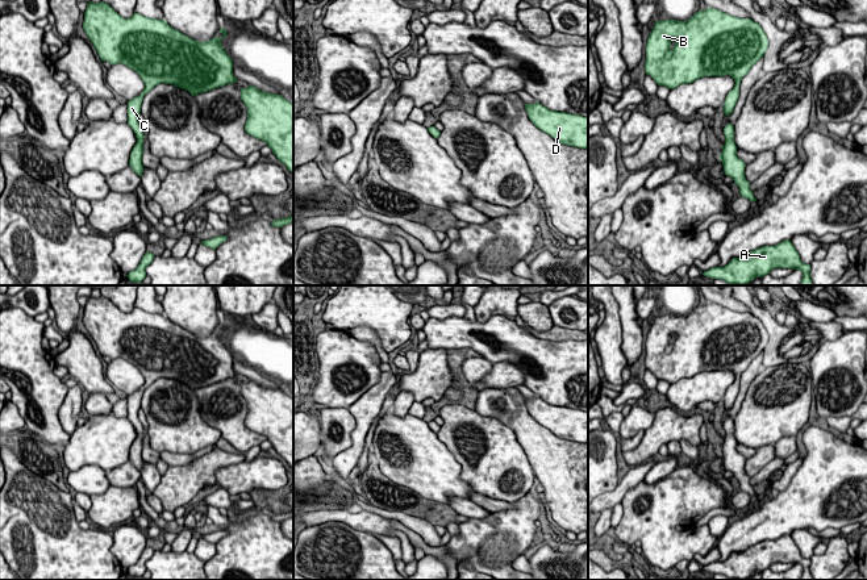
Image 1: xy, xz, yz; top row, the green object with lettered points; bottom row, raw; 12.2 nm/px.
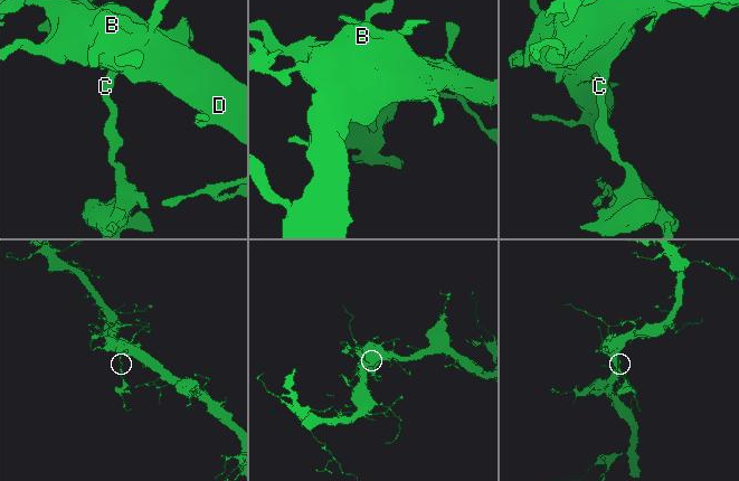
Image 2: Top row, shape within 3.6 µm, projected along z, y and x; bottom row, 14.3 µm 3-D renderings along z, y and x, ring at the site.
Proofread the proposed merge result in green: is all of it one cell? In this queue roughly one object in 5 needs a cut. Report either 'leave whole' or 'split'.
leave whole

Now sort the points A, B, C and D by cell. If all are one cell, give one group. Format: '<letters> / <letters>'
A B C D

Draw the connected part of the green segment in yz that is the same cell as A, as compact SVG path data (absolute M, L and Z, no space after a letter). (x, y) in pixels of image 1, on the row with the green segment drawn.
M788 239L775 246L762 246L742 258L733 258L725 267L713 267L703 275L725 280L730 285L746 285L756 276L763 278L779 267L800 270L803 272L800 285L813 285L810 264L801 262L799 253Z

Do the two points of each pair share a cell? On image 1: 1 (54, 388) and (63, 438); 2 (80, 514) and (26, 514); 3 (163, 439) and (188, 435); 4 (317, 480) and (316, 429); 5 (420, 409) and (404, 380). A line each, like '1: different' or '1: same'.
1: same
2: different
3: same
4: same
5: different

